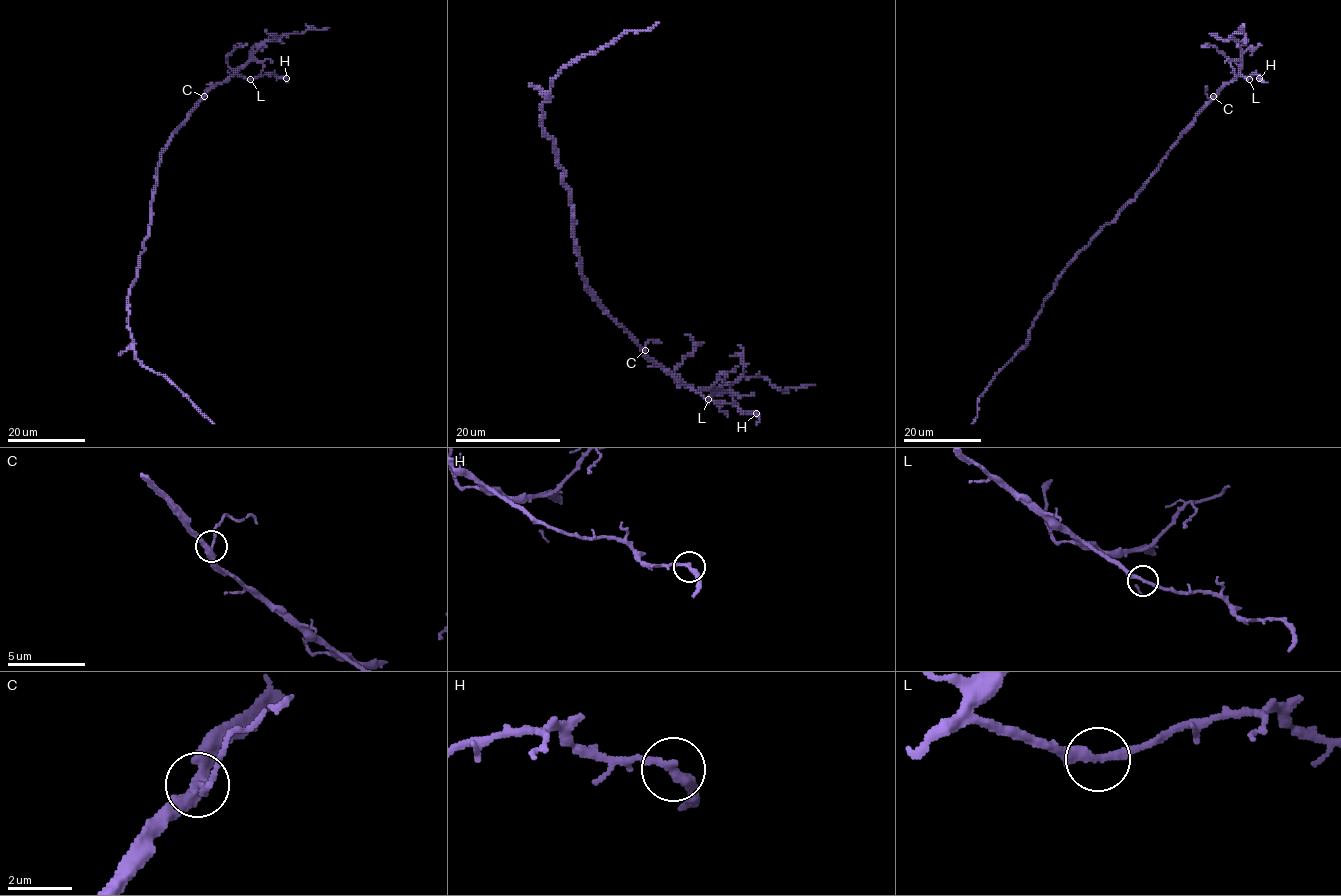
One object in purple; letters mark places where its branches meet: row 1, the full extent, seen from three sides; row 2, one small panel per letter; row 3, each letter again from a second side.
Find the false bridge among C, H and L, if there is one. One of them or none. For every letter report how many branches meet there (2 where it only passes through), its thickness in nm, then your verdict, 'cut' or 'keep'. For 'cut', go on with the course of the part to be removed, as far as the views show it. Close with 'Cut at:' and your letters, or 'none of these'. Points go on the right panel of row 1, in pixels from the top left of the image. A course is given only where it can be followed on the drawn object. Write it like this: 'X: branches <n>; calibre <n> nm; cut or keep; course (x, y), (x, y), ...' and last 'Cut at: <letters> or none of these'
C: branches 3; calibre 280 nm; keep
H: branches 2; calibre 280 nm; keep
L: branches 2; calibre 260 nm; keep
Cut at: none of these

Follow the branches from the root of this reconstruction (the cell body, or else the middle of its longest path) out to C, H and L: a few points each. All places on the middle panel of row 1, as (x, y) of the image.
C: (573, 235), (585, 286), (645, 350)
H: (573, 235), (585, 286), (651, 360), (706, 397), (733, 403), (743, 412), (756, 413)
L: (573, 235), (580, 274), (598, 304), (651, 360), (708, 399)

